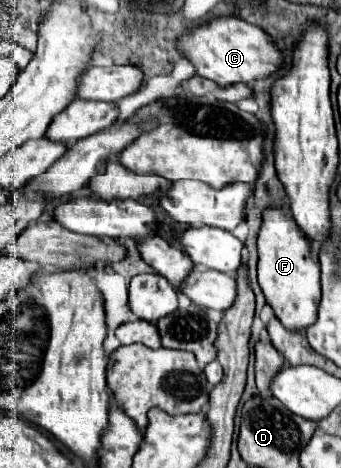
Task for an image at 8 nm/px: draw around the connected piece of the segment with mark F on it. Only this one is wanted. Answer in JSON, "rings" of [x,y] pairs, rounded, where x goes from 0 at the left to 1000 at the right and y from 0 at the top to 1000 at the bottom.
{"rings":[[[780,449],[774,474],[757,500],[757,603],[780,650],[798,654],[809,679],[839,705],[891,709],[933,679],[938,645],[938,564],[915,543],[903,509],[856,474],[839,449]]]}

